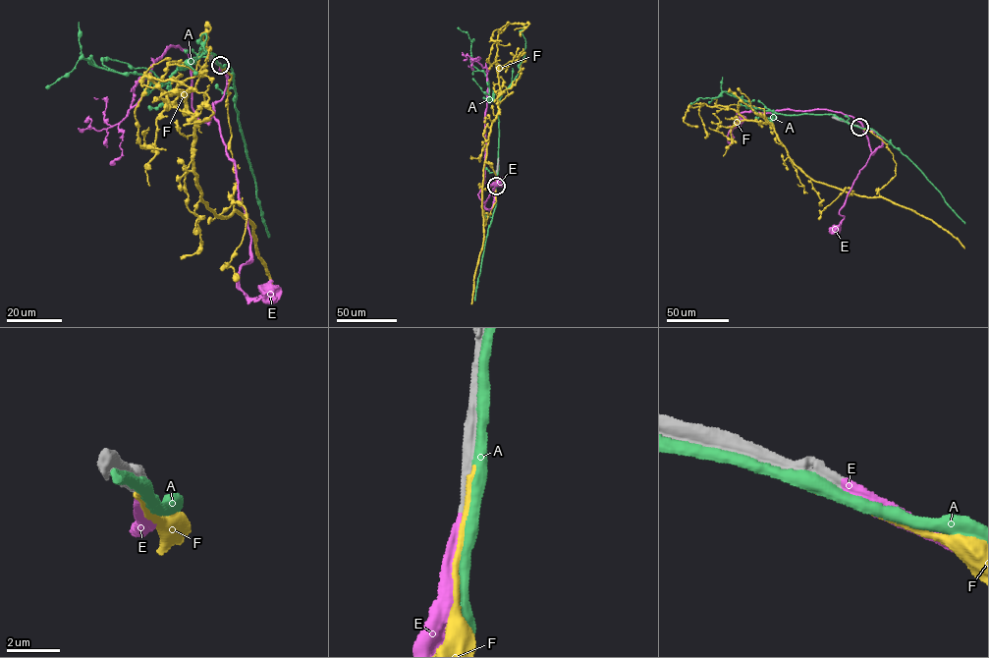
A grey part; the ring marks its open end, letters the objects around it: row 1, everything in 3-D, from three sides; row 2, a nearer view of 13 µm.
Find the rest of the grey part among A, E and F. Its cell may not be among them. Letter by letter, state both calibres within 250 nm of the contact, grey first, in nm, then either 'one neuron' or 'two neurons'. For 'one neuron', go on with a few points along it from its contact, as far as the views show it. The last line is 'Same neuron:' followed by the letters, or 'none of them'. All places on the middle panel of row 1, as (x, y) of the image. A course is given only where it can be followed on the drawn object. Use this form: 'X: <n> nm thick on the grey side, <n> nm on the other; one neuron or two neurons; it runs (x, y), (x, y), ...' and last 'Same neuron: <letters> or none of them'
A: 600 nm thick on the grey side, 480 nm on the other; two neurons
E: 550 nm thick on the grey side, 500 nm on the other; one neuron; it runs (496, 186), (493, 205), (488, 209), (484, 204), (496, 185), (494, 182), (489, 186), (487, 185), (500, 183)
F: 700 nm thick on the grey side, 280 nm on the other; two neurons
Same neuron: E

